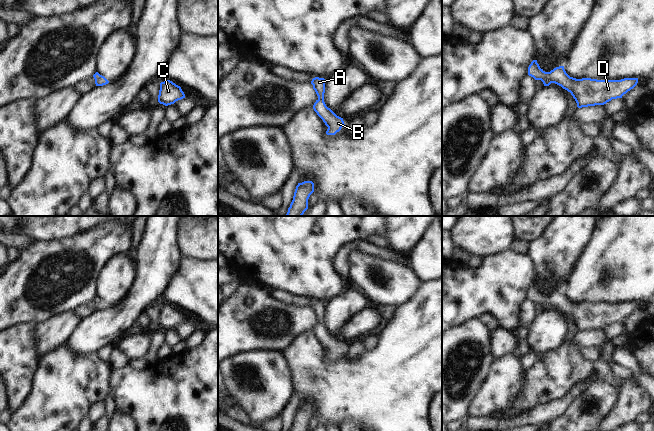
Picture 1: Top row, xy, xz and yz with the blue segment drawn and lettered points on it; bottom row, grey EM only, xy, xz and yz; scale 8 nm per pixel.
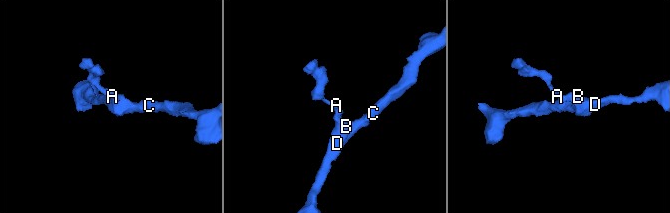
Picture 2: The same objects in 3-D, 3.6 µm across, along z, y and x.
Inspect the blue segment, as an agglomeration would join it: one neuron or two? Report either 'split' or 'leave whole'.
leave whole

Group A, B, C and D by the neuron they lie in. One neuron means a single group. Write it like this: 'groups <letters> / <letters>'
groups A B C D

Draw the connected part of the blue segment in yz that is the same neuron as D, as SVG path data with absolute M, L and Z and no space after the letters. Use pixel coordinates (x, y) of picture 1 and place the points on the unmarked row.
M533 284L529 289L528 299L535 304L541 304L544 310L549 310L551 307L561 310L571 317L578 332L604 329L612 323L622 322L638 307L638 302L621 304L576 303L566 297L564 290L545 296L540 292L537 284Z

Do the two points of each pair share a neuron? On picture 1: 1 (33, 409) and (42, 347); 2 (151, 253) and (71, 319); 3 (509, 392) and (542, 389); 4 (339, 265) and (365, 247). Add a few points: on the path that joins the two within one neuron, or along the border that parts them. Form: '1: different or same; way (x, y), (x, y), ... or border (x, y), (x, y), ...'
1: different; border (61, 344), (48, 351), (39, 359)
2: different; border (81, 320), (67, 340)
3: different; border (527, 372), (524, 390), (508, 409)
4: same; way (340, 257), (351, 246), (357, 246)

